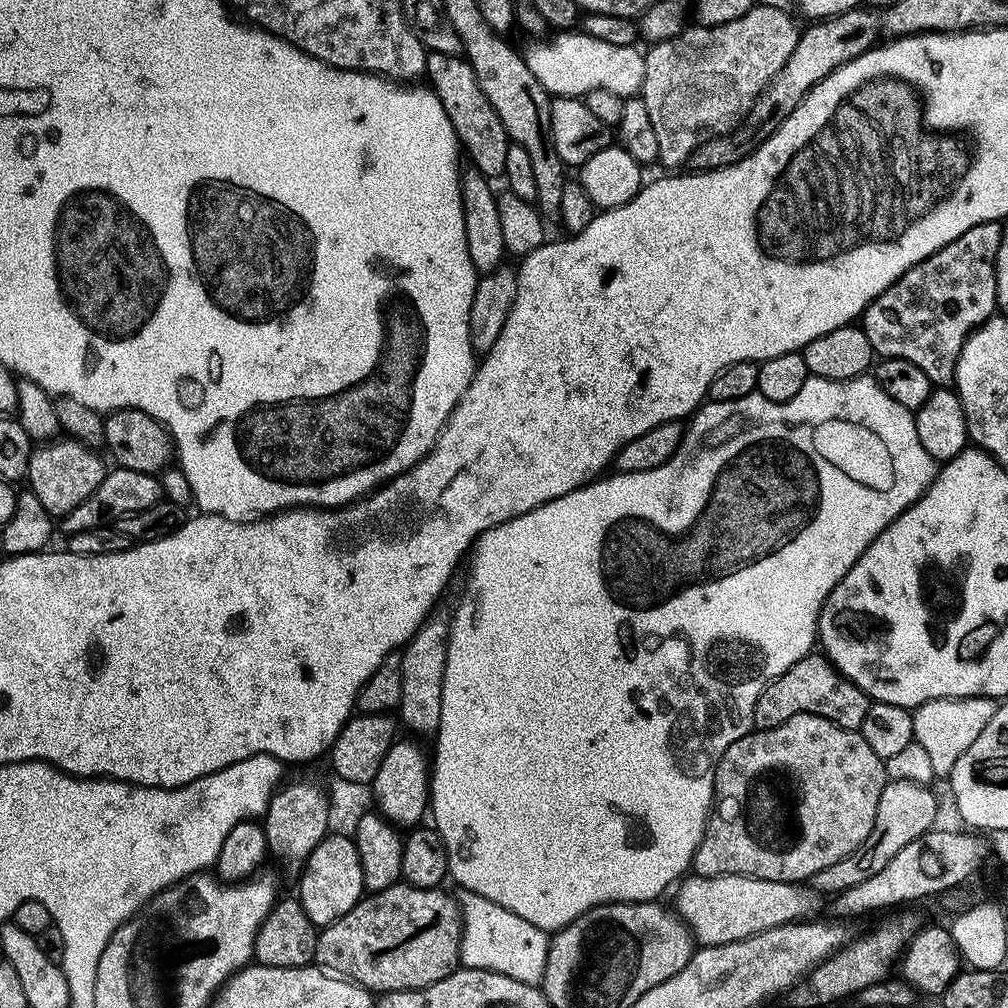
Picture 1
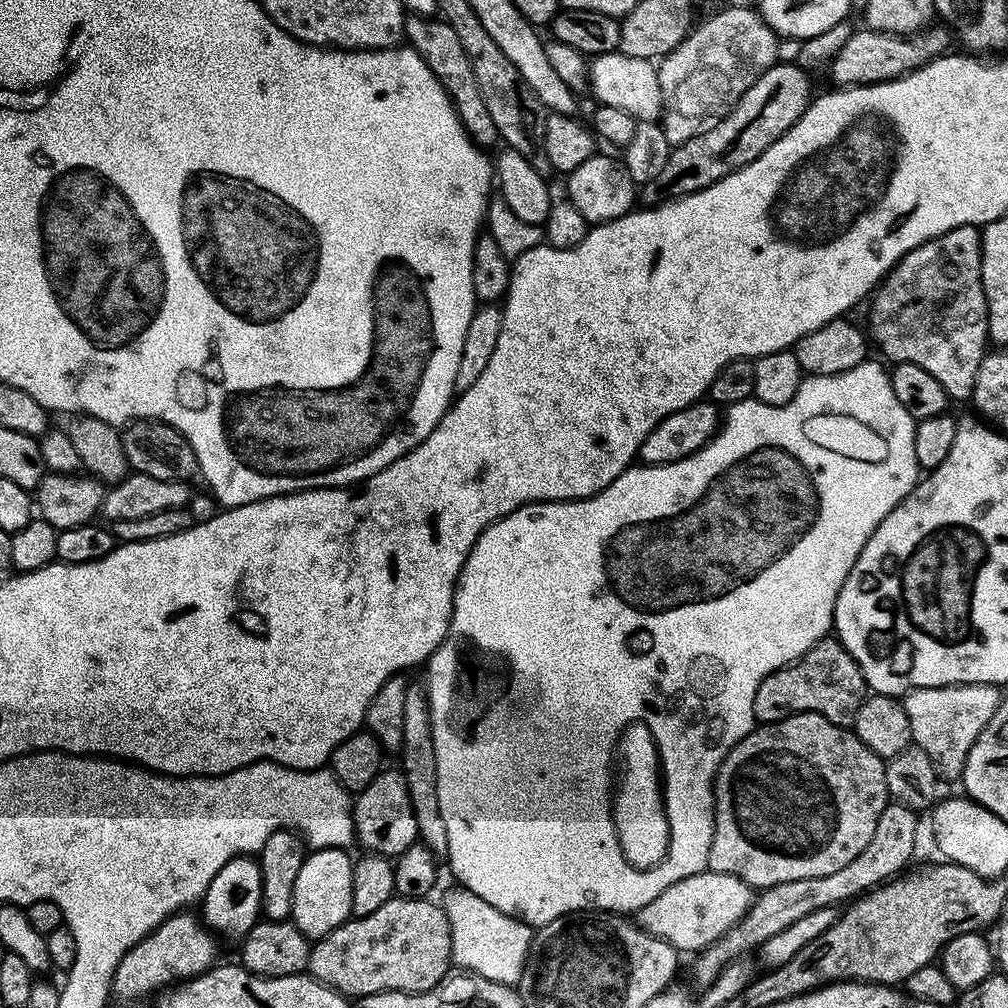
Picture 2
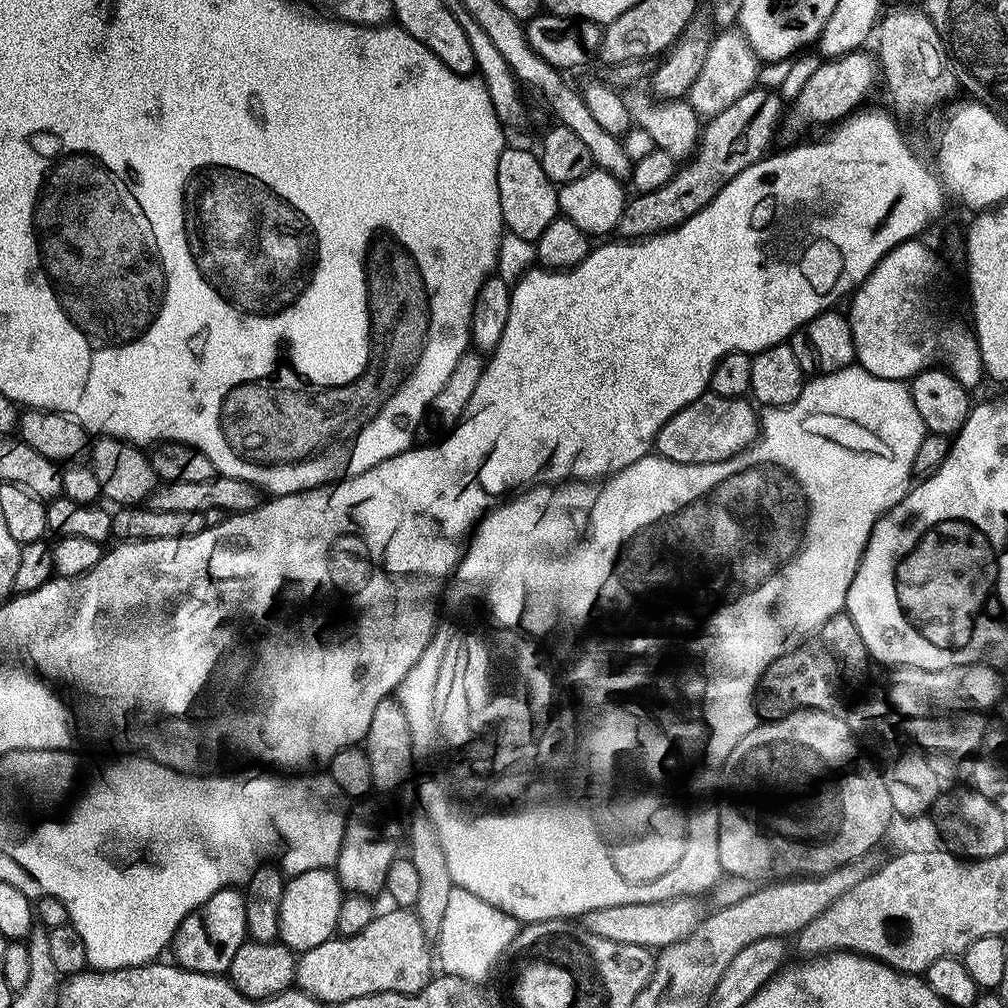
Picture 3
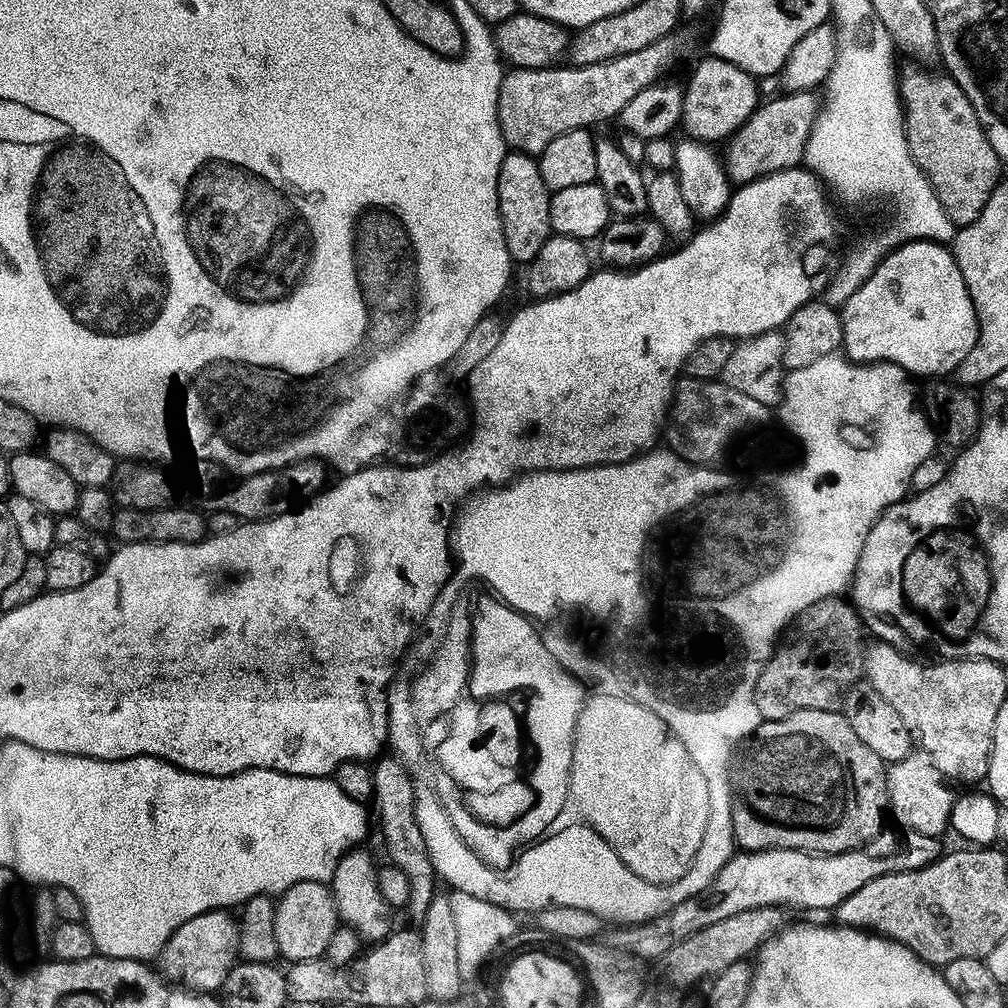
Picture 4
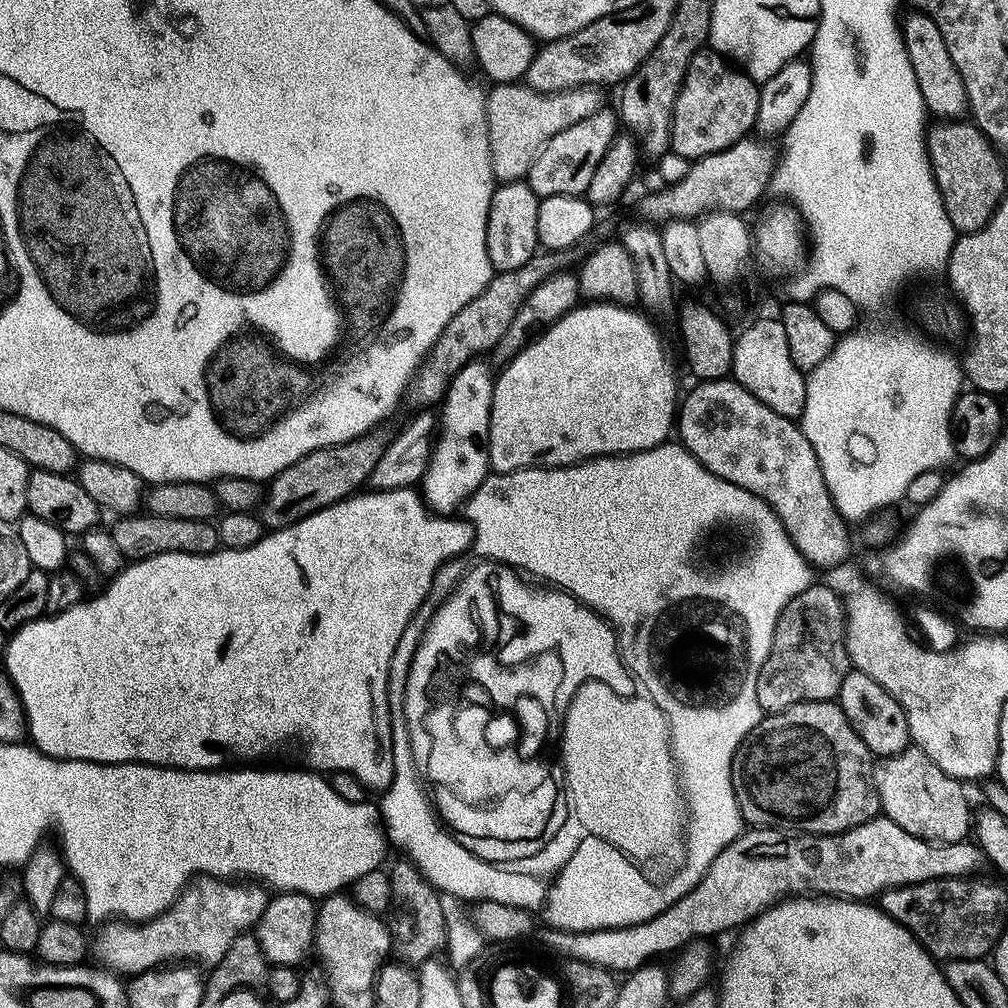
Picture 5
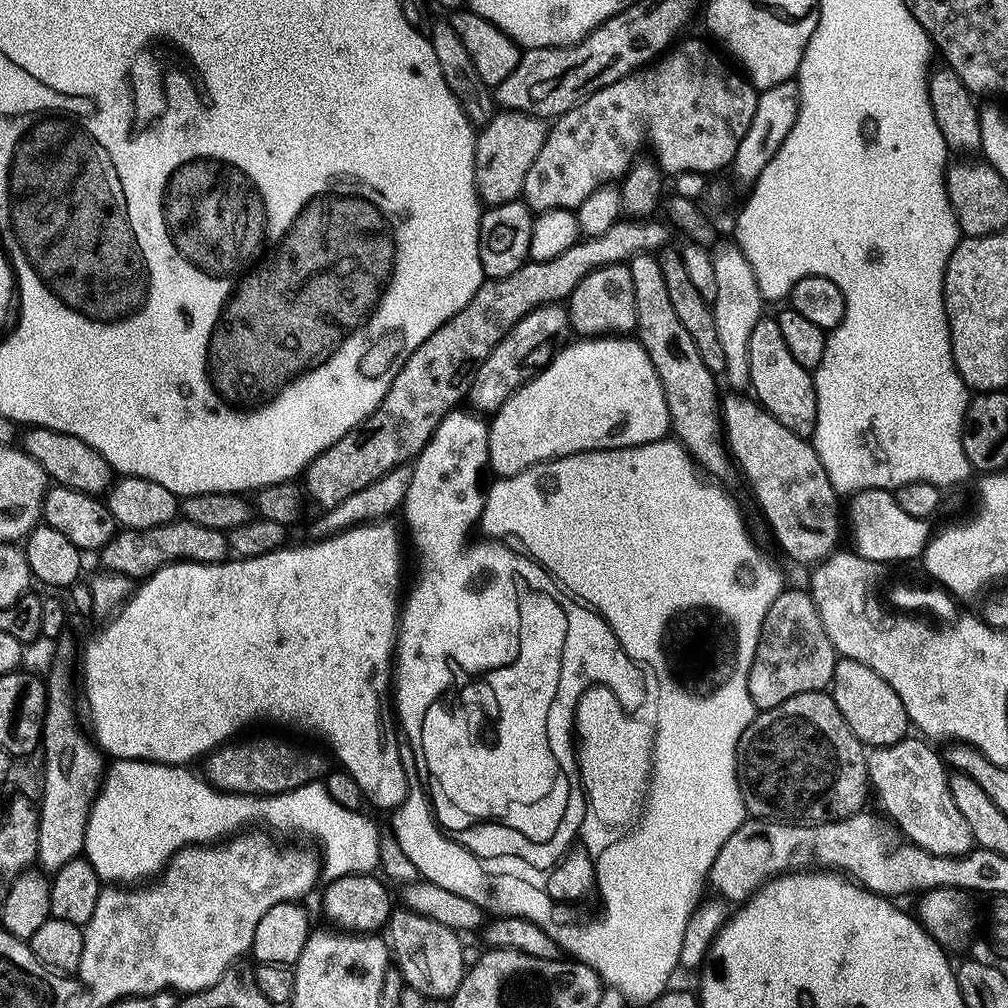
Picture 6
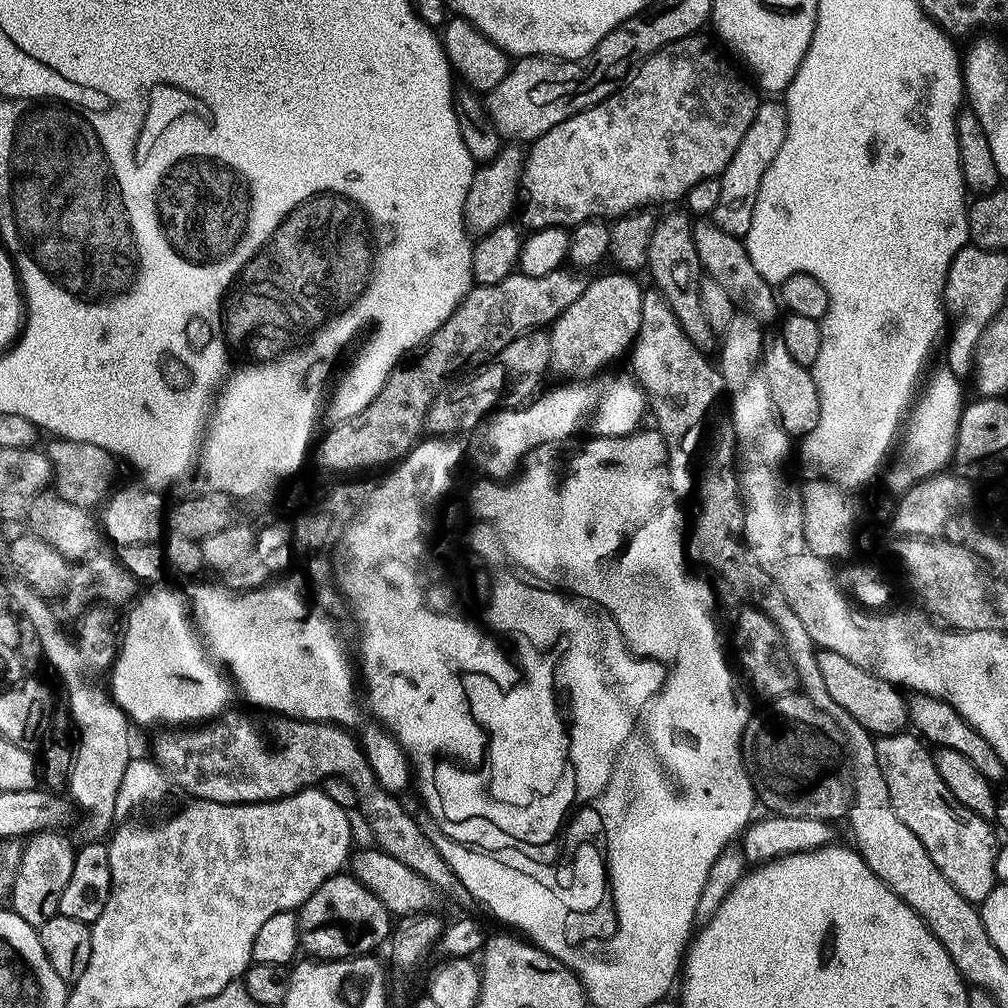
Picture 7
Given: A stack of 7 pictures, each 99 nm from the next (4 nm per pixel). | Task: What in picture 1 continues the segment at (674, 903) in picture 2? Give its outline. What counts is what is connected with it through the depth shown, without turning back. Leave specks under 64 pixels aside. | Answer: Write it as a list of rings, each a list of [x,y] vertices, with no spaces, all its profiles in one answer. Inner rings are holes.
[[[692,874],[679,881],[675,892],[675,911],[688,925],[695,943],[700,946],[738,942],[783,924],[807,921],[819,913],[816,911],[820,908],[821,900],[814,889],[803,883],[770,882],[749,876]]]

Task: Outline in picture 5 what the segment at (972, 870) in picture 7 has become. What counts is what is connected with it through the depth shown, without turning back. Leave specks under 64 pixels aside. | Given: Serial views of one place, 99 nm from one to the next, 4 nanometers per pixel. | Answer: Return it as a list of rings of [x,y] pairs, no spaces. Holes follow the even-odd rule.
[[[909,746],[905,752],[883,757],[875,765],[874,775],[883,815],[898,822],[902,830],[910,830],[910,834],[937,844],[953,844],[969,835],[970,812],[968,816],[968,796],[964,793],[965,785],[955,780],[950,774],[938,770],[936,763],[920,748]]]

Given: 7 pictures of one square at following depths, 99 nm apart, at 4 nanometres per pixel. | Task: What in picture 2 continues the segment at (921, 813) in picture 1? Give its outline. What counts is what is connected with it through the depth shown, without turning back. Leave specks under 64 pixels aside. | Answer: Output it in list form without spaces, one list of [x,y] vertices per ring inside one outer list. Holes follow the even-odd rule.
[[[890,802],[878,818],[870,846],[866,846],[866,850],[862,850],[854,862],[842,866],[842,870],[837,870],[835,874],[826,874],[826,878],[802,878],[798,882],[782,882],[773,888],[763,889],[753,899],[750,910],[740,919],[740,923],[695,957],[696,965],[692,972],[700,986],[712,985],[720,971],[726,965],[739,961],[747,948],[759,949],[766,938],[774,938],[774,934],[786,930],[786,926],[794,926],[798,918],[806,918],[806,914],[814,914],[814,910],[822,910],[824,906],[836,908],[899,877],[916,852],[916,816],[917,813],[905,804]]]

